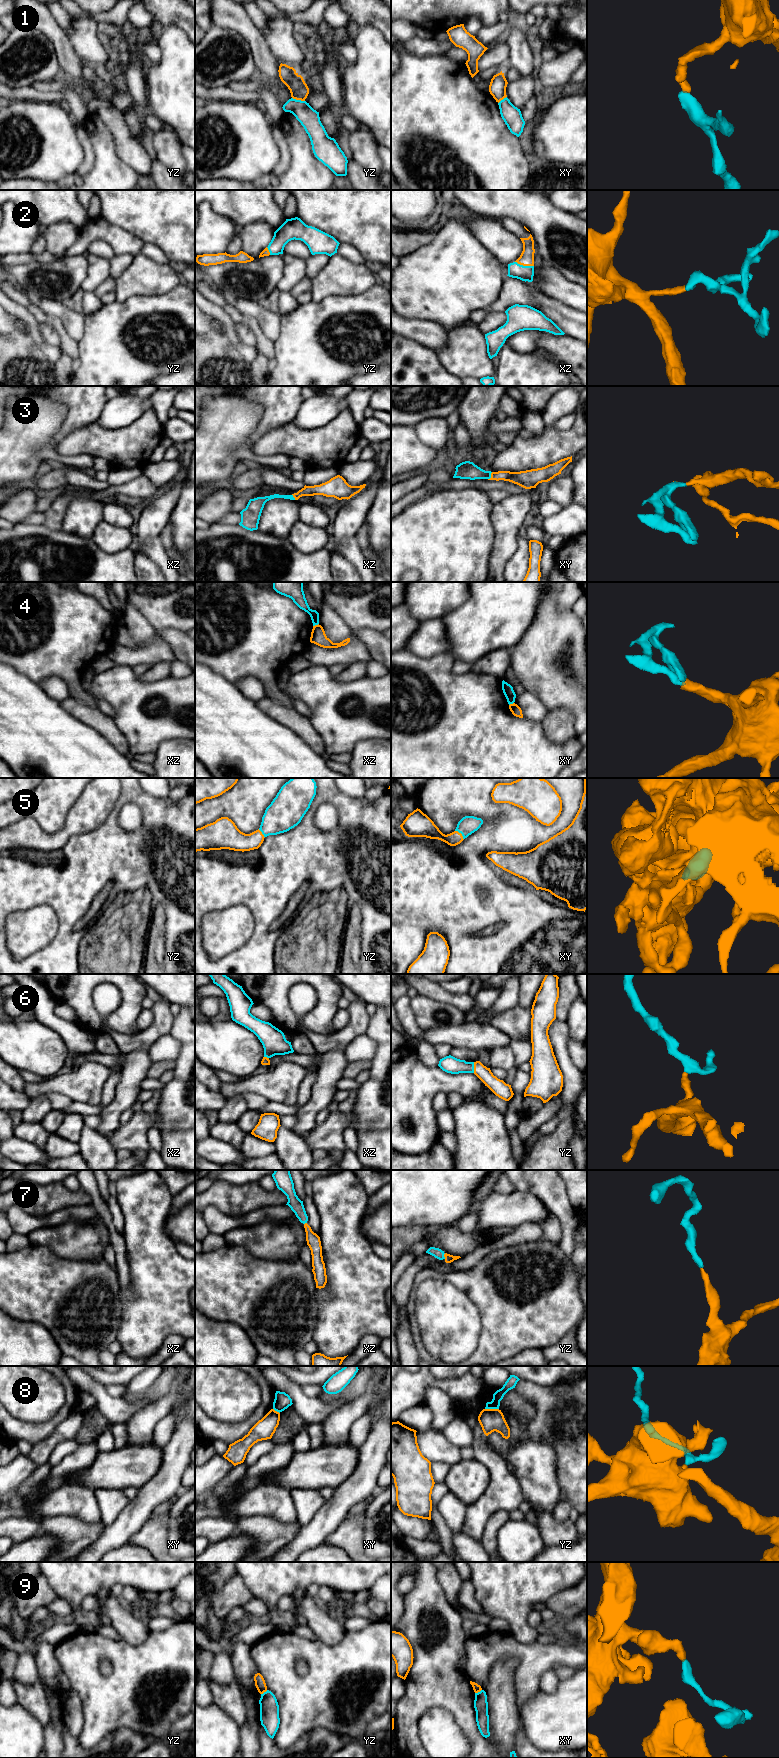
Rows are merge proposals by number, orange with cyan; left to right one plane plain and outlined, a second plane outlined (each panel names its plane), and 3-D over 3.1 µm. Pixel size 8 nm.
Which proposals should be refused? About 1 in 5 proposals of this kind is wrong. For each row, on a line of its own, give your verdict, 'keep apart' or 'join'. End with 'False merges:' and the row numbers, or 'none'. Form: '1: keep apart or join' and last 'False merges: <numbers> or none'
1: keep apart
2: join
3: join
4: keep apart
5: join
6: join
7: join
8: keep apart
9: keep apart
False merges: 1, 4, 8, 9

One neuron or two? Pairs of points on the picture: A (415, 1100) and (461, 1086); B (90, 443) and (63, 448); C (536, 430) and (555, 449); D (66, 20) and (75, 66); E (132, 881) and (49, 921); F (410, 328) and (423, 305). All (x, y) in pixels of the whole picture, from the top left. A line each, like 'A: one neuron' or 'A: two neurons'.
A: one neuron
B: one neuron
C: two neurons
D: two neurons
E: two neurons
F: two neurons

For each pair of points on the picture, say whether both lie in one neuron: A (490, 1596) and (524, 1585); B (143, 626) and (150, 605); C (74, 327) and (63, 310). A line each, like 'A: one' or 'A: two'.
A: one
B: two
C: one

